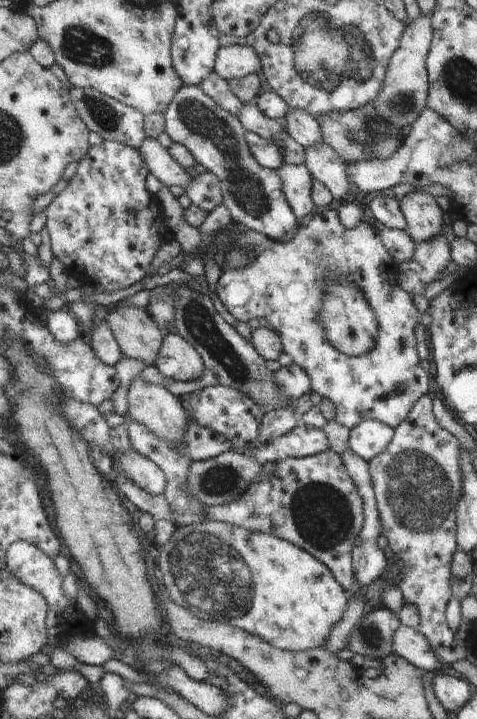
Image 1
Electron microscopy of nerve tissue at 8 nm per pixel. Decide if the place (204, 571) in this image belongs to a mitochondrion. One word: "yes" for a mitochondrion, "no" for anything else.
yes

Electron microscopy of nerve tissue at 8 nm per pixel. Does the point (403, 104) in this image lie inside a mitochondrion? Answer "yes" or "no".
yes

